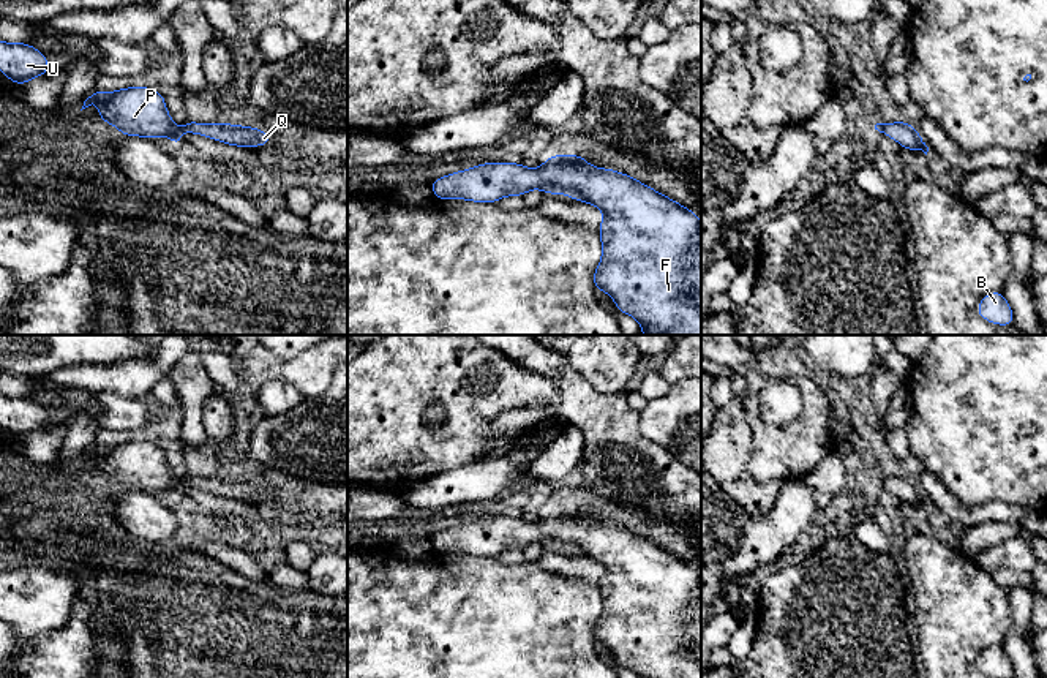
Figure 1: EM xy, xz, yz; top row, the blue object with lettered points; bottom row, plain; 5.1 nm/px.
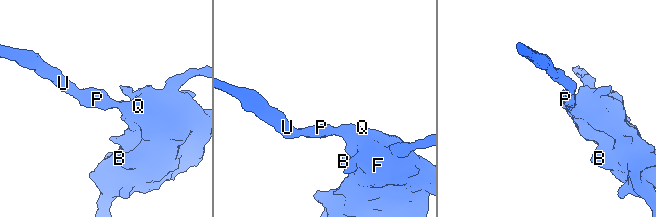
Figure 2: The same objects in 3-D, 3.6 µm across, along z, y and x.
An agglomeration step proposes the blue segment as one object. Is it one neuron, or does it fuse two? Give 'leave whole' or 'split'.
leave whole

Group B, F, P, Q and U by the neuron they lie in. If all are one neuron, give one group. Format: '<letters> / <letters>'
B F P Q U

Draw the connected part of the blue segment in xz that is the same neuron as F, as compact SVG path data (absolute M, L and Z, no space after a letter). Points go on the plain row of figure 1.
M551 509L535 523L521 517L482 517L439 531L430 541L434 553L439 555L466 553L496 558L505 550L524 550L531 544L543 544L546 548L567 548L572 555L599 561L603 566L603 575L597 583L602 612L592 629L595 643L606 646L619 667L635 672L638 678L701 678L701 575L693 564L643 536L614 523L595 522L583 509Z

